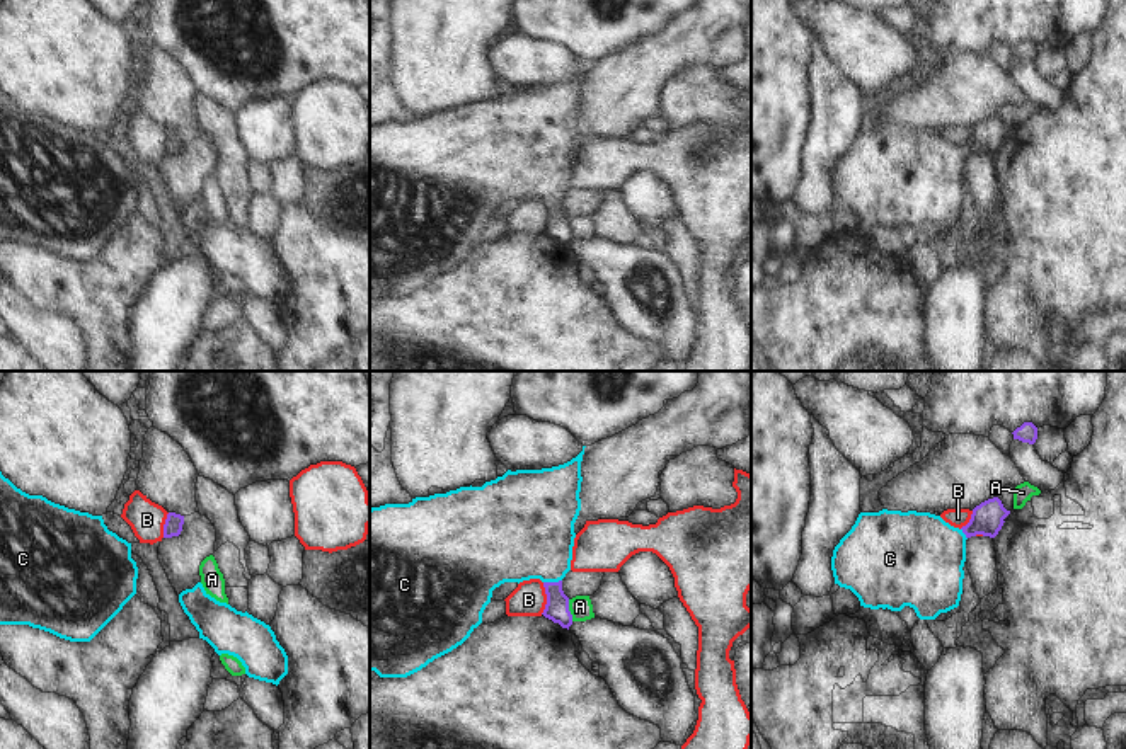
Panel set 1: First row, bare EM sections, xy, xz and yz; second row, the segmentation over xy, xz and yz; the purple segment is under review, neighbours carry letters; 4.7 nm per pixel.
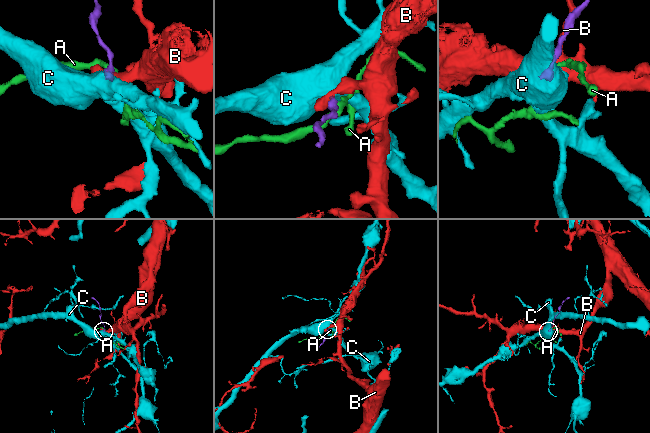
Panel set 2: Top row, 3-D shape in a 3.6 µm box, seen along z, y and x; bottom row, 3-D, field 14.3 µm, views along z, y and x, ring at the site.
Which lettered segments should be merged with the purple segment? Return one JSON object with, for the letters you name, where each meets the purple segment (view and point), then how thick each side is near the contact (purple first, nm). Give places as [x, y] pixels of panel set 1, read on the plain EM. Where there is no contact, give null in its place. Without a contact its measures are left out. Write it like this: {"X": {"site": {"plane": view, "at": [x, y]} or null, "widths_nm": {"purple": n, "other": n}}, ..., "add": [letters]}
{"C": {"site": {"plane": "xz", "at": [552, 201]}, "widths_nm": {"purple": 110, "other": 420}}, "add": ["C"]}

